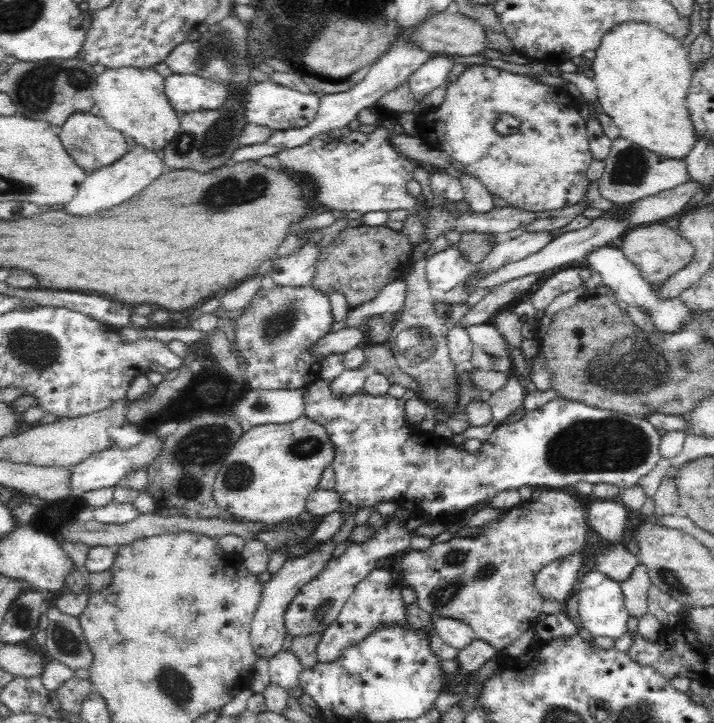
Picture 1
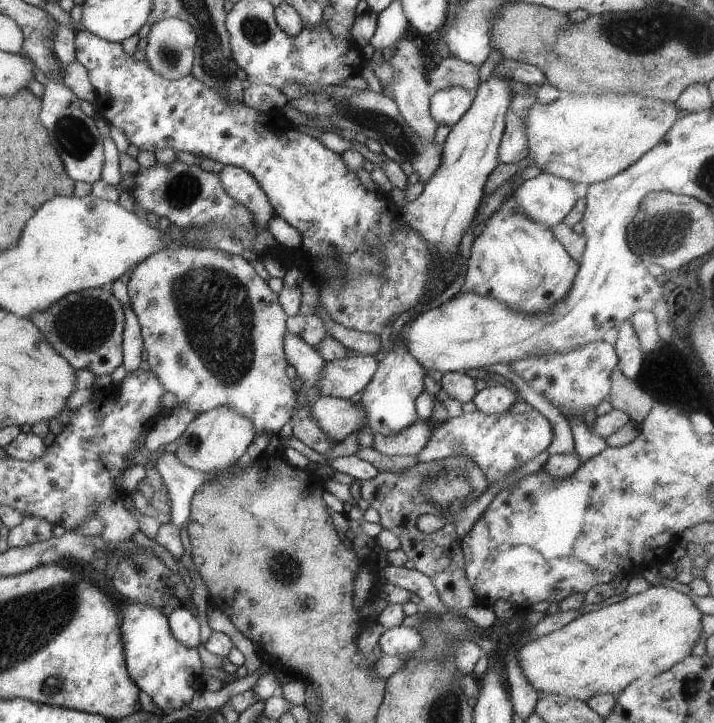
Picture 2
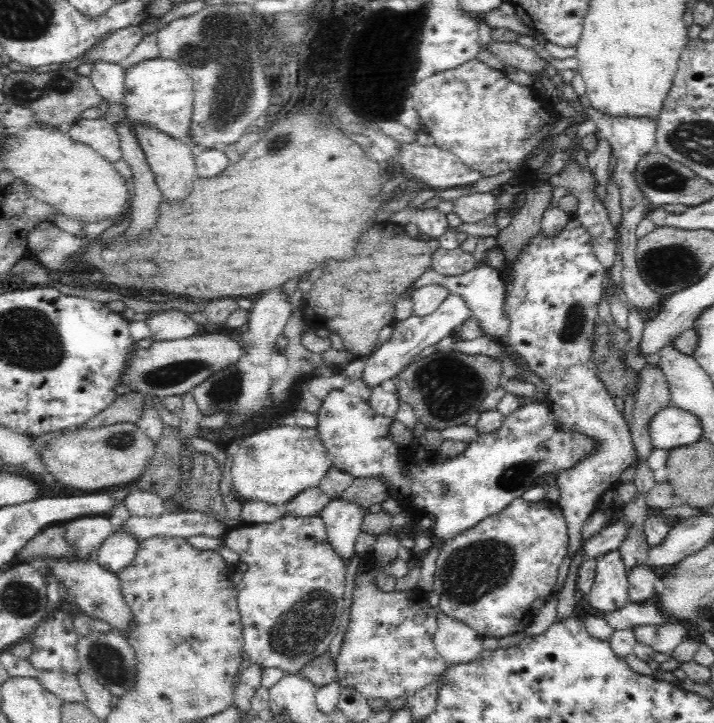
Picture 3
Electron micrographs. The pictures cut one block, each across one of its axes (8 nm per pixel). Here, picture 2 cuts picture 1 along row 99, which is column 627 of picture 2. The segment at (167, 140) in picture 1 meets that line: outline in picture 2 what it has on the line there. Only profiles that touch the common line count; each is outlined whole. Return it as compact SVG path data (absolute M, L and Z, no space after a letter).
M614 92L566 93L545 105L535 101L523 118L528 156L540 172L588 185L604 181L657 146L677 120L677 110L669 97Z

